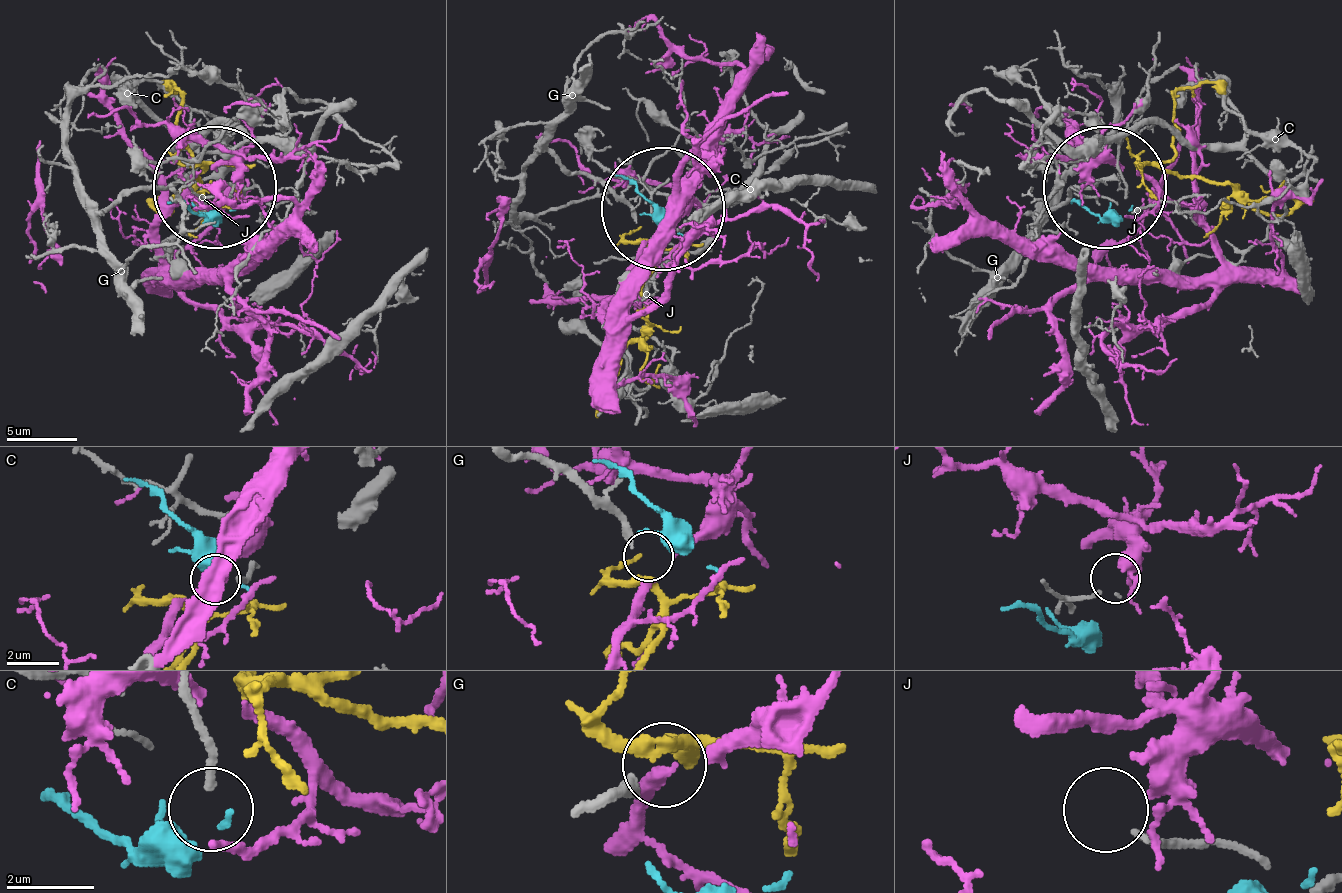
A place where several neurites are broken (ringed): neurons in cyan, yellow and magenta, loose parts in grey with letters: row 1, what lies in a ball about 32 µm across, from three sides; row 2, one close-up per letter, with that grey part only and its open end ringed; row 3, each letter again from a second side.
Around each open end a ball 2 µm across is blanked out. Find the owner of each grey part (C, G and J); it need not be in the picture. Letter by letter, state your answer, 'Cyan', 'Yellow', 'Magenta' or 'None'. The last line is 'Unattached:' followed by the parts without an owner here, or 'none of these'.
C: Cyan
G: Yellow
J: None
Unattached: J

